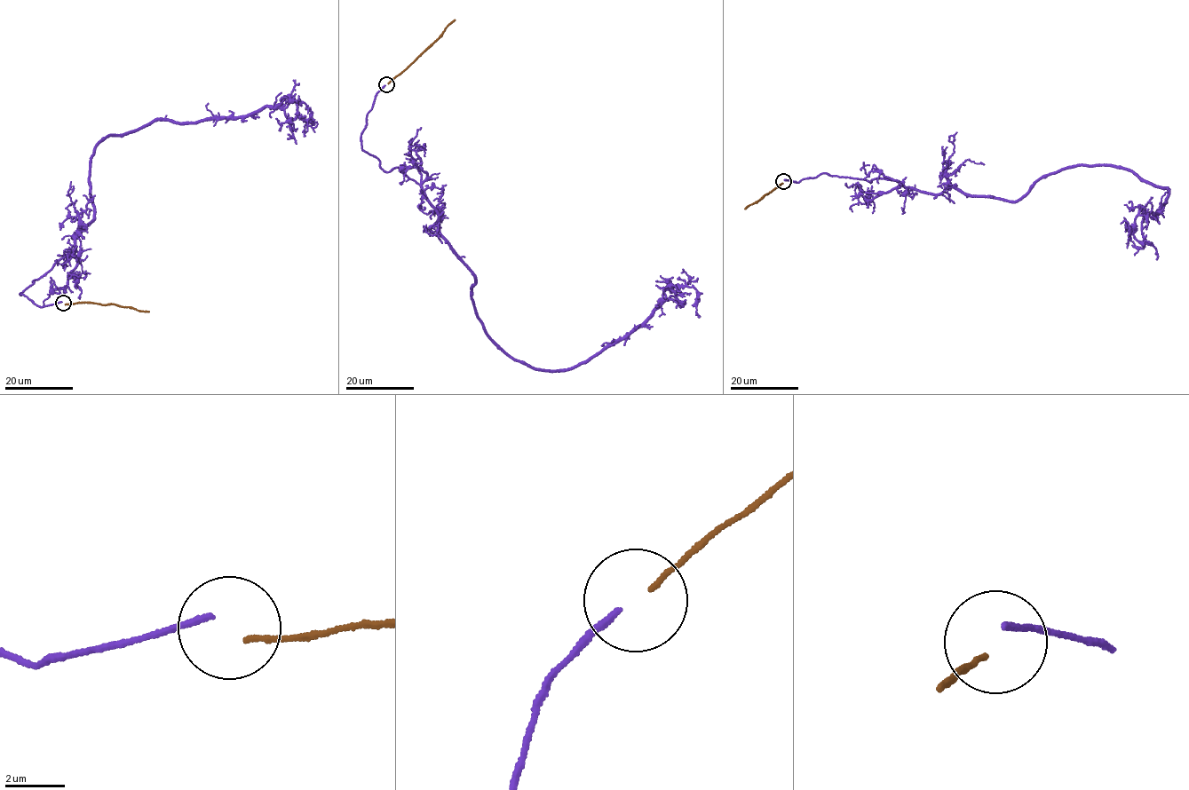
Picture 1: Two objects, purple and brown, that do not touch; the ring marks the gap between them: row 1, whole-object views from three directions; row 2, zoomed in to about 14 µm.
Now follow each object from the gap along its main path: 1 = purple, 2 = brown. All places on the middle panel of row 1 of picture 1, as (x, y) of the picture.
1: (385, 85), (361, 148), (423, 189), (507, 353), (572, 368), (643, 327), (677, 285), (696, 290), (699, 317)
2: (388, 83), (425, 51), (455, 19)

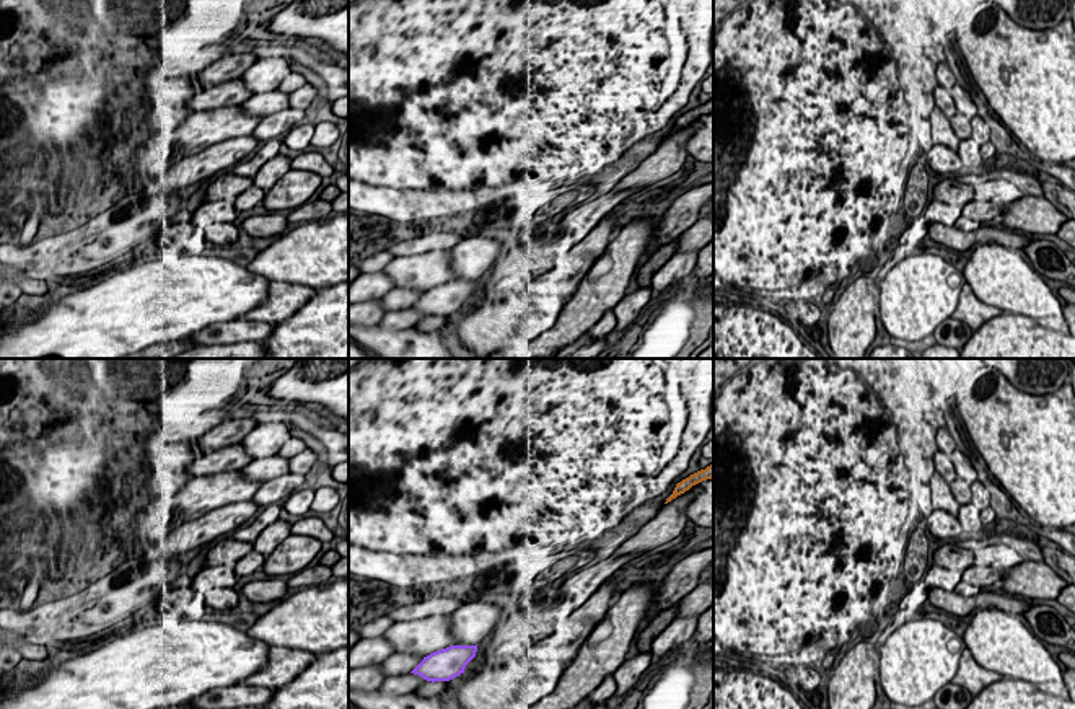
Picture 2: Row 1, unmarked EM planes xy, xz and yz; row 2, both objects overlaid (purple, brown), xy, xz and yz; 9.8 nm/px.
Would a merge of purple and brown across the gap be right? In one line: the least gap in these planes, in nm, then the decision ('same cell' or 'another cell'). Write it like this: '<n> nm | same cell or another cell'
2300 nm | another cell

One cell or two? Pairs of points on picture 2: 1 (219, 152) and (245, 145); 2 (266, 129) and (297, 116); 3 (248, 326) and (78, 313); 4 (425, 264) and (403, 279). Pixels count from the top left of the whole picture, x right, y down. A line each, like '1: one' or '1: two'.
1: one
2: one
3: two
4: one

